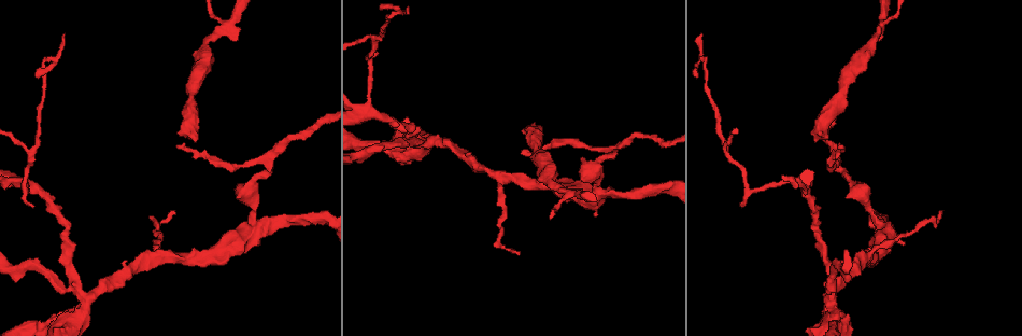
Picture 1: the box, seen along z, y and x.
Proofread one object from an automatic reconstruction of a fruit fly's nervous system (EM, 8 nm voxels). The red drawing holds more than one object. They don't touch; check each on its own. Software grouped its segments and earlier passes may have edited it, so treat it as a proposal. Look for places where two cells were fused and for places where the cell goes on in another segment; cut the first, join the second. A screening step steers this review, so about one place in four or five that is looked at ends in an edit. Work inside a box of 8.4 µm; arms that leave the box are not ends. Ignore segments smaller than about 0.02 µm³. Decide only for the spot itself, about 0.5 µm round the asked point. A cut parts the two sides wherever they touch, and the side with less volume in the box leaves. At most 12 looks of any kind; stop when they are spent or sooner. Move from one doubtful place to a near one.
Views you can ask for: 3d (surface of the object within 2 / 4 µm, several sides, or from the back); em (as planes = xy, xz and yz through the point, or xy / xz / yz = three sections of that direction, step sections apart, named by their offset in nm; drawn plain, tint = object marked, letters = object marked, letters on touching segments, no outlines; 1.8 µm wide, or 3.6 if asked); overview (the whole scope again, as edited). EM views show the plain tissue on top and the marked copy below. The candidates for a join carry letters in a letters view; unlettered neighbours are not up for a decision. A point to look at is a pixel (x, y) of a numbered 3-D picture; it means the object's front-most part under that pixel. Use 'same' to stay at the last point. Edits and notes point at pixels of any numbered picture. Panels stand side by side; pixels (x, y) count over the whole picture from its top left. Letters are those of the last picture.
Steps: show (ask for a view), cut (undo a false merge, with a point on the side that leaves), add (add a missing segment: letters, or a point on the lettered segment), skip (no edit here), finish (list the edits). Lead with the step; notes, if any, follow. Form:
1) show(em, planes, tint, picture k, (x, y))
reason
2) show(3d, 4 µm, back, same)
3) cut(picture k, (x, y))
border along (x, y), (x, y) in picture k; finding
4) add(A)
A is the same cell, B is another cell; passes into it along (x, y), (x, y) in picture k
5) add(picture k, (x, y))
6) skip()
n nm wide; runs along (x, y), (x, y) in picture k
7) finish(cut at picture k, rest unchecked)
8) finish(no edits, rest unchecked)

show(3d, 2 µm, picture 1, (254, 228))
a fork

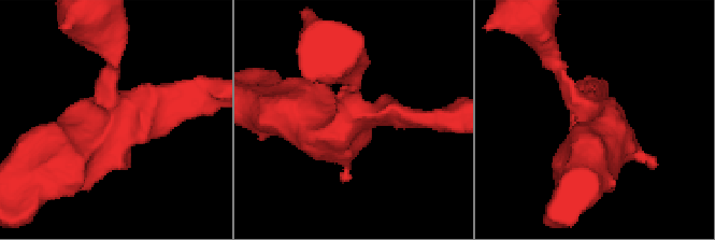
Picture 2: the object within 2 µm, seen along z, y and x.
show(em, xz, step 4, letters, picture 2, (353, 116))
3 arms; arms of 190, 220, 420 nm; need the tissue

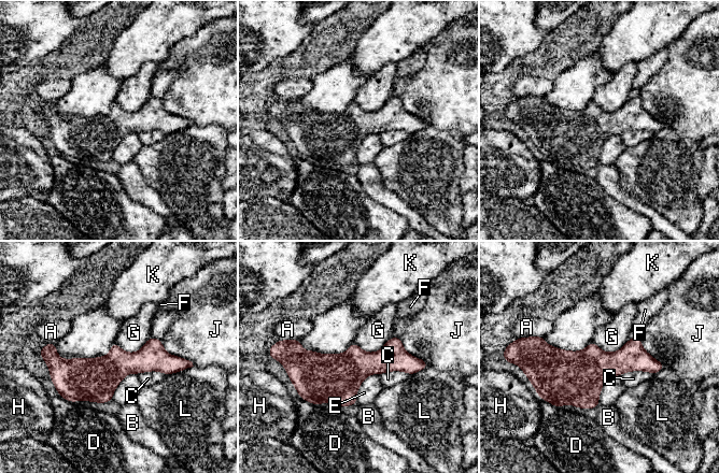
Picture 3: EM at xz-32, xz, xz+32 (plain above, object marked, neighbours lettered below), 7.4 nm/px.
show(em, planes, letters, same)
cut it another way

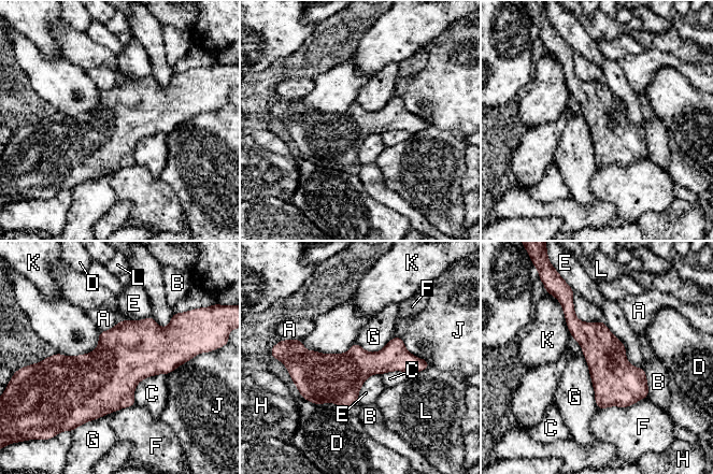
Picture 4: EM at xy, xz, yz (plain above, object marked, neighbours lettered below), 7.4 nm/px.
skip()
A, B, C, D, E, F, G, H, J, K and L are other cells; runs along (296, 356), (307, 363), (425, 365) in picture 4; all the same cell

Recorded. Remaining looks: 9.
show(3d, 4 µm, picture 1, (237, 36))
three arms meet

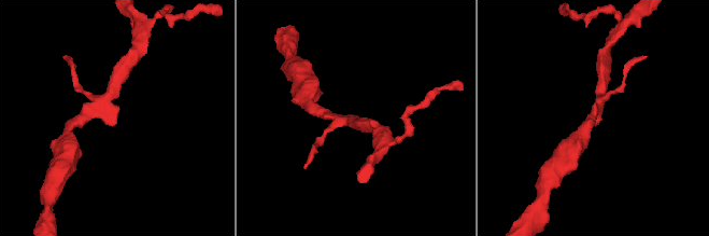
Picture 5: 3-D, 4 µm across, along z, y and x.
show(em, planes, letters, picture 5, (597, 121))
3 arms; need the tissue

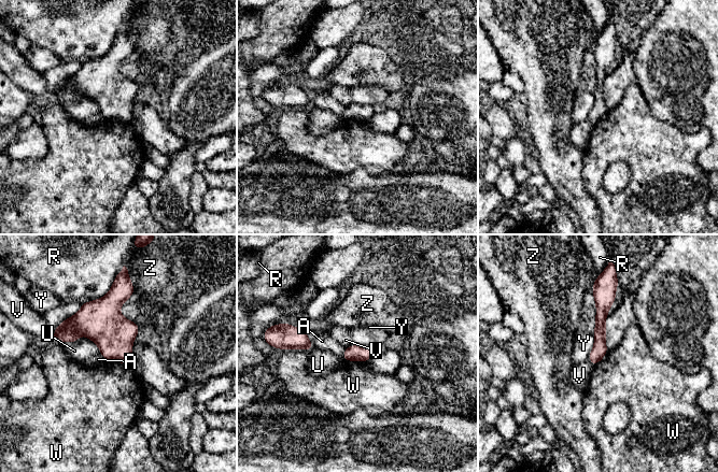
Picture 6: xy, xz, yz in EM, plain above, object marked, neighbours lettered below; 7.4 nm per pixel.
skip()
A, R, U, V, W, Y and Z are other cells; border along (106, 359), (129, 363) in picture 6; none of them fits

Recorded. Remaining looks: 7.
show(3d, 2 µm, picture 1, (814, 139))
free end

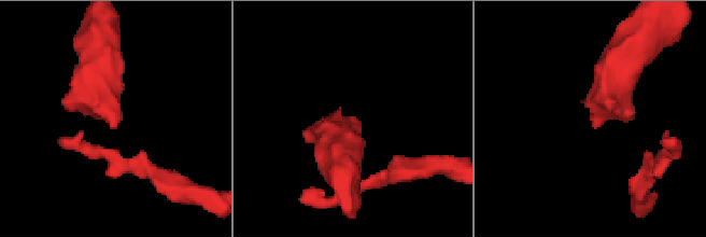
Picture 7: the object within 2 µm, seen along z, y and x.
show(em, planes, letters, picture 7, (360, 122))

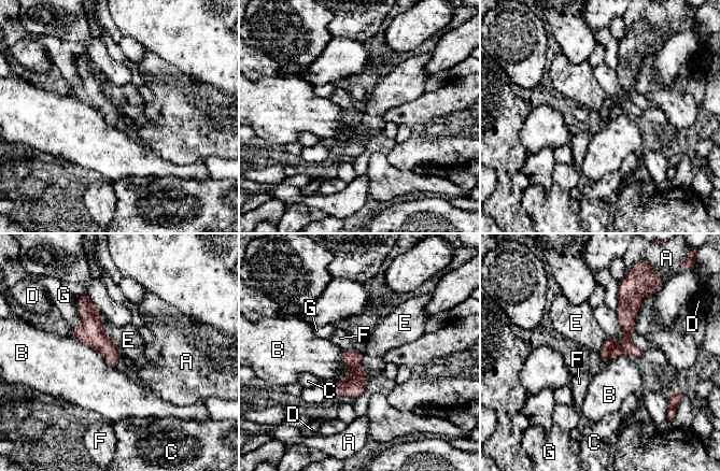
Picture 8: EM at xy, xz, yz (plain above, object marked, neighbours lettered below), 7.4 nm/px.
add(picture 8, (340, 338))
F is the same cell, A, B, C, D, E and G are other cells; the cell continues

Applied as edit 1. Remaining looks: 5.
show(overview)

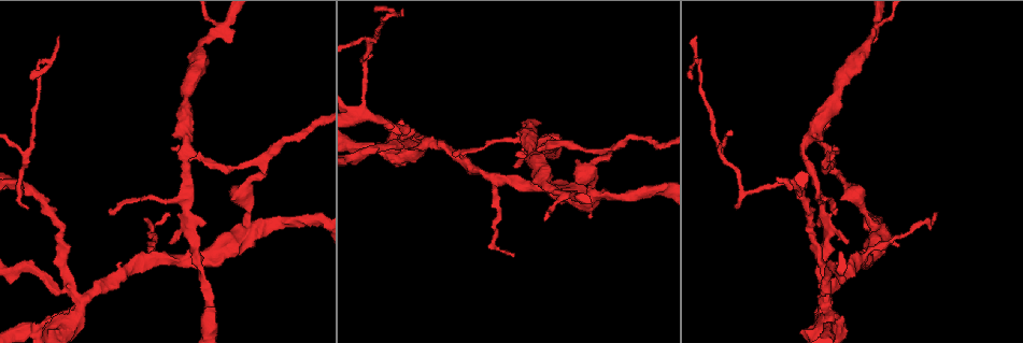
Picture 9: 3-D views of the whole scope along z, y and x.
show(3d, 2 µm, picture 9, (605, 153))
abrupt turn

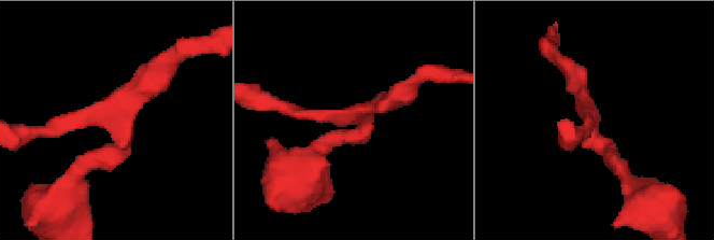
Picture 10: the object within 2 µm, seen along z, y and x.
show(em, planes, letters, picture 10, (593, 121))
3 arms

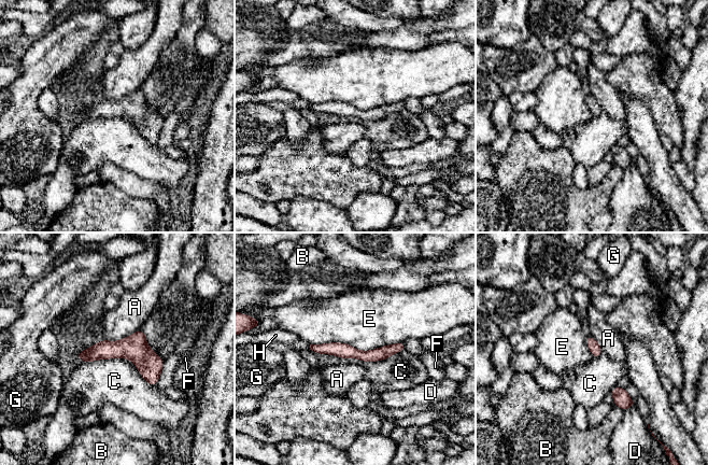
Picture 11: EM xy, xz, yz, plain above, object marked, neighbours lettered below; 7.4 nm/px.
skip()
A, B, C, D, E, F, G and H are other cells; runs along (401, 344), (379, 354), (312, 347) in picture 11; continuous, no second cell

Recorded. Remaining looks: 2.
show(em, planes, letters, picture 9, (109, 215))
tapers out

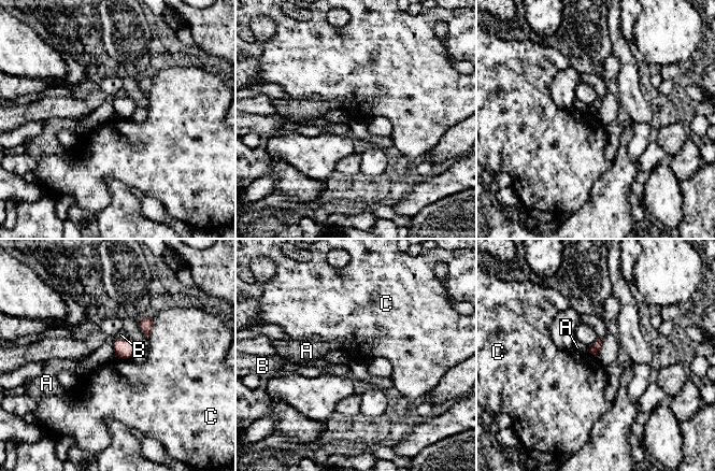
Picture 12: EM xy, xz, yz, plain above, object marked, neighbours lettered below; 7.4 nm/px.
skip()
A, B and C are other cells; border along (154, 316), (154, 323), (148, 337) in picture 12; none of them fits

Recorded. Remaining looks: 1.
finish(add at picture 8, rest unchecked)

